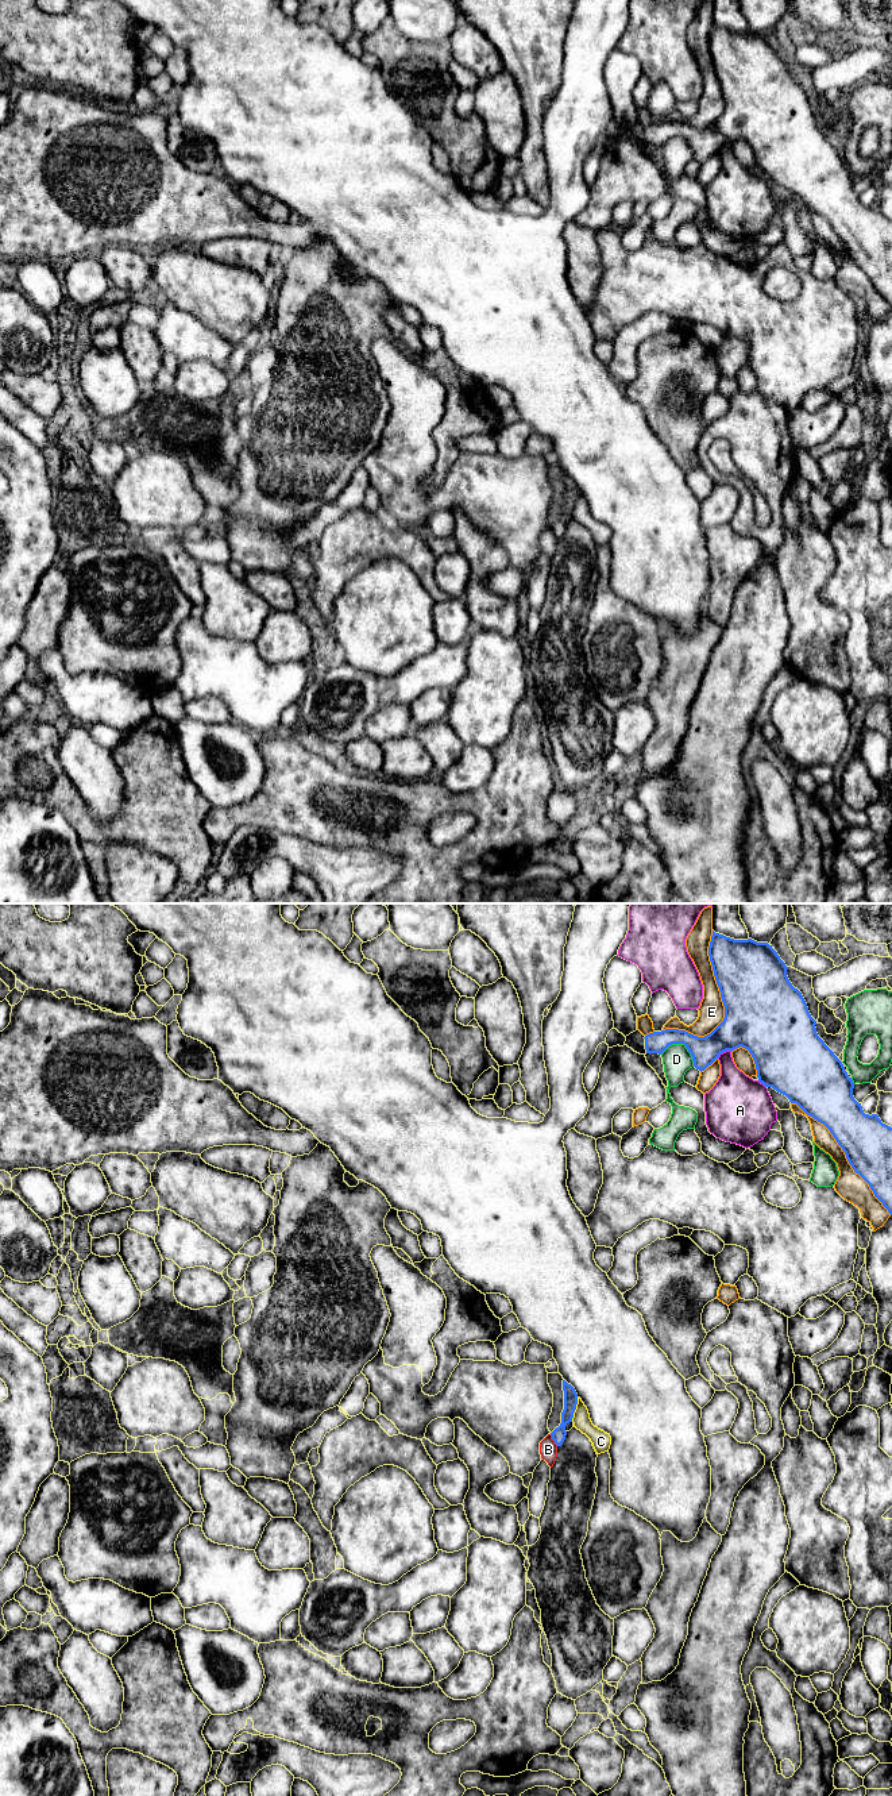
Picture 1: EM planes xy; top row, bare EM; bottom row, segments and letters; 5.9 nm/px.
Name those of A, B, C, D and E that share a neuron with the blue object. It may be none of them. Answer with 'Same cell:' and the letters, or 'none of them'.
Same cell: none of them

